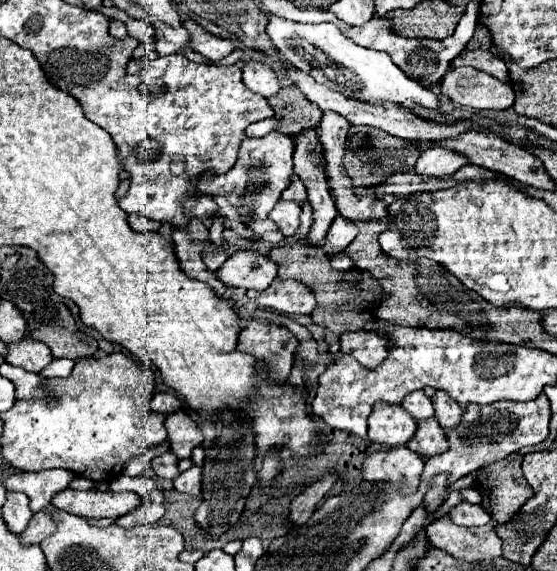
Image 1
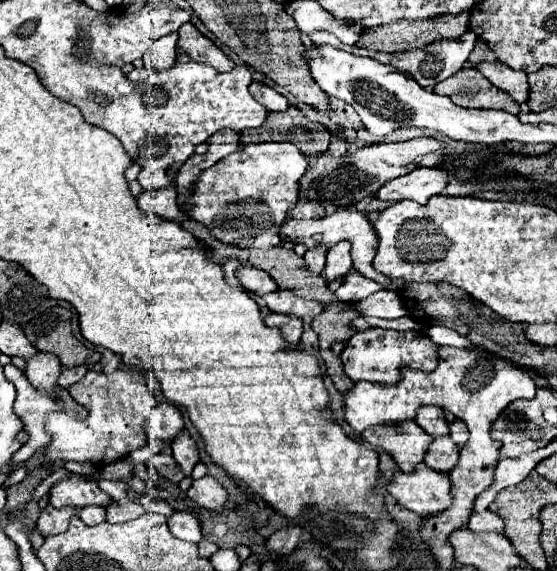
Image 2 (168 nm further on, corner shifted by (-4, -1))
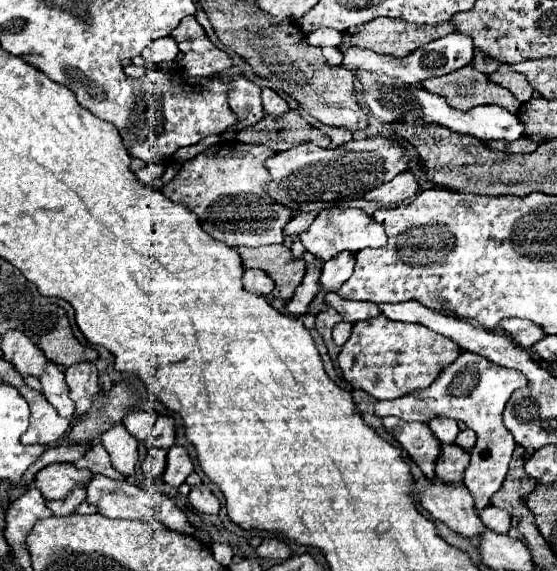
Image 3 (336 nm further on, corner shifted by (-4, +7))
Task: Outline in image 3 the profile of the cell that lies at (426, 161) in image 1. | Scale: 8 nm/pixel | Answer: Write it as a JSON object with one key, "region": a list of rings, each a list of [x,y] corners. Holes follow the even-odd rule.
{"region":[[[409,170],[401,172],[399,176],[395,176],[391,182],[385,182],[377,188],[373,188],[371,192],[365,194],[365,200],[375,200],[383,206],[395,206],[403,200],[411,200],[415,198],[419,190],[419,182],[417,182],[417,176]]]}

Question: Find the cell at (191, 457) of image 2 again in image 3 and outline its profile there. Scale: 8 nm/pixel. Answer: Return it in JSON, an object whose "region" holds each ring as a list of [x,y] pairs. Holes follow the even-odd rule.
{"region":[[[173,446],[167,454],[167,468],[163,474],[163,480],[171,486],[181,486],[185,482],[185,478],[195,470],[195,464],[187,452],[187,448],[183,446]]]}

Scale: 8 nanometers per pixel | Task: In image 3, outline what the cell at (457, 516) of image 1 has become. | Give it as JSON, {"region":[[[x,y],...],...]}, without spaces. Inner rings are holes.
{"region":[[[487,506],[479,512],[479,518],[483,520],[483,524],[493,530],[493,532],[499,532],[499,534],[507,534],[509,526],[511,526],[511,516],[501,510],[501,508],[495,508],[495,506]]]}

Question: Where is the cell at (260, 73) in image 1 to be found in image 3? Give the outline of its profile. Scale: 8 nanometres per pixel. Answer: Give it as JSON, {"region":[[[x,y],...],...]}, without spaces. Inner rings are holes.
{"region":[[[263,88],[261,90],[261,98],[263,98],[263,108],[265,108],[265,114],[283,114],[289,110],[289,104],[271,88]]]}

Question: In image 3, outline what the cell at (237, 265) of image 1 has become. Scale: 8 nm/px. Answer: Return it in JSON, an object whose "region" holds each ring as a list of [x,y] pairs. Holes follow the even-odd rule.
{"region":[[[245,270],[243,272],[243,286],[245,286],[245,290],[257,292],[257,294],[263,294],[263,296],[273,292],[271,278],[263,270]]]}

